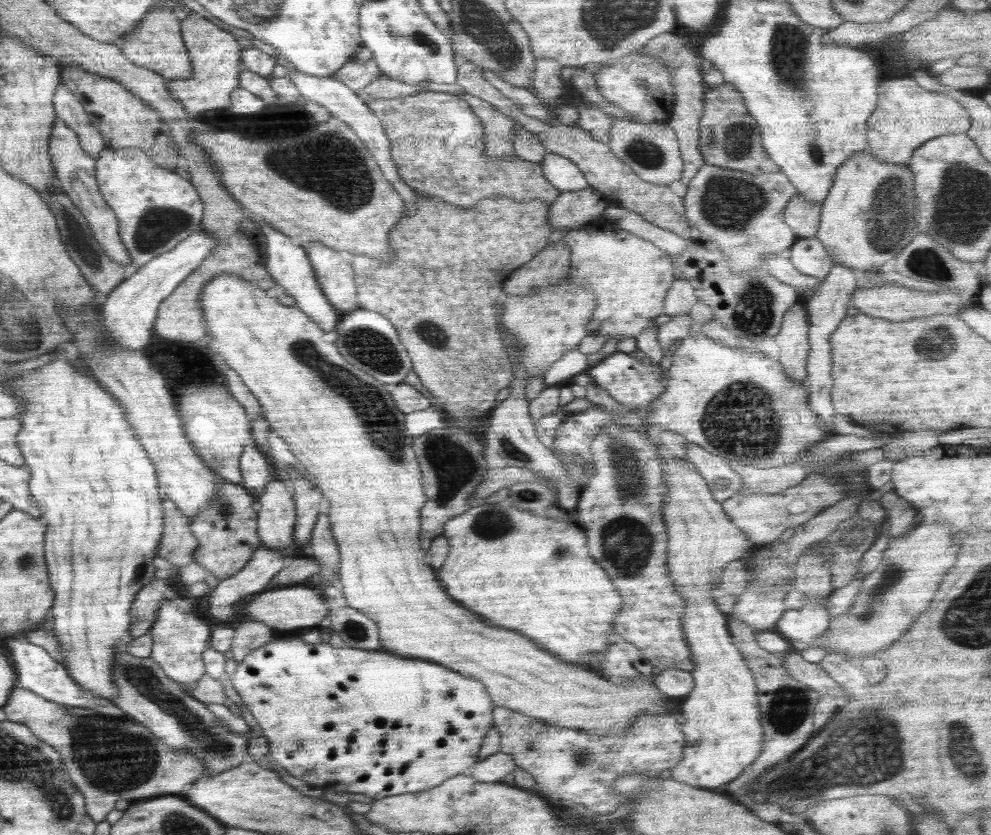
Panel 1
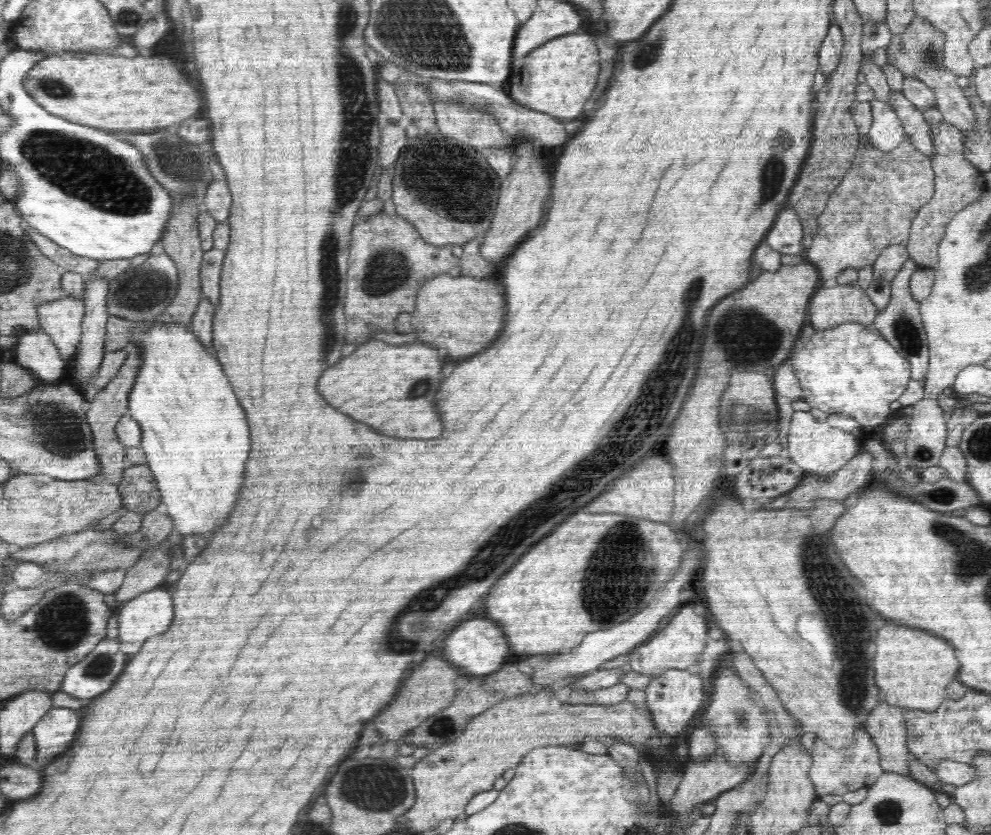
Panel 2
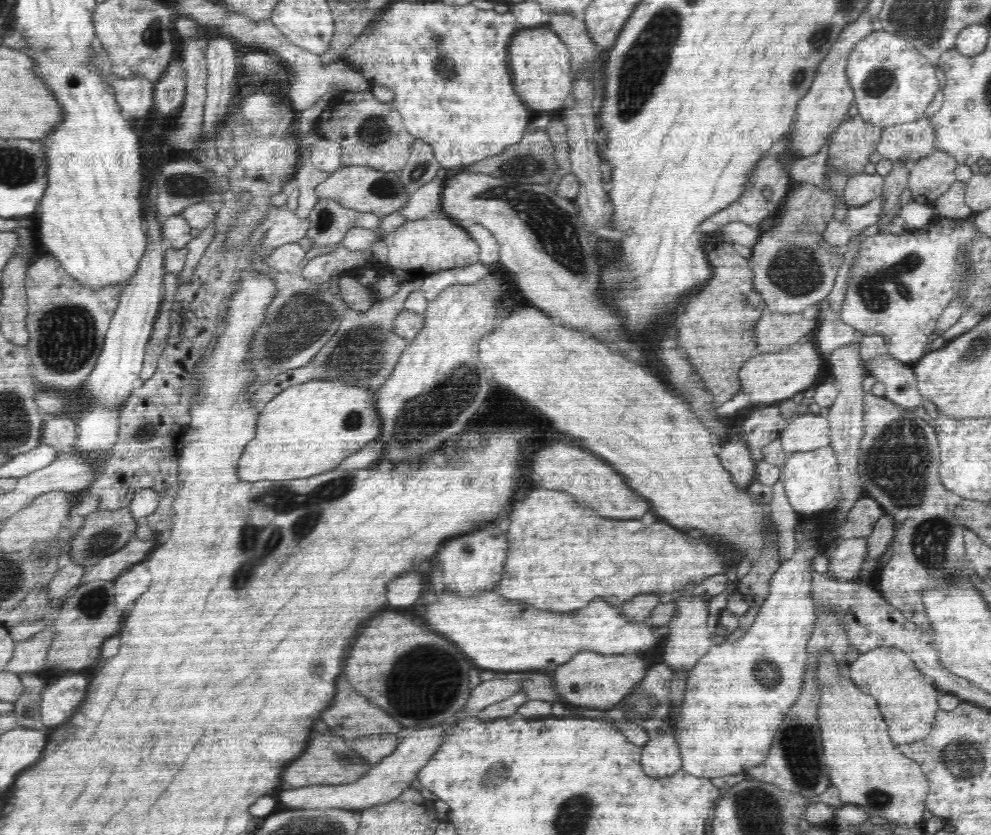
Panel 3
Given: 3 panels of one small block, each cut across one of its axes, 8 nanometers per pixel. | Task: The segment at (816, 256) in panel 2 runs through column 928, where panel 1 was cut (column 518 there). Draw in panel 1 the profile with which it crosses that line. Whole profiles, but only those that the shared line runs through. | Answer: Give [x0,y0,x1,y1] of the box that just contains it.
[367,91,561,208]

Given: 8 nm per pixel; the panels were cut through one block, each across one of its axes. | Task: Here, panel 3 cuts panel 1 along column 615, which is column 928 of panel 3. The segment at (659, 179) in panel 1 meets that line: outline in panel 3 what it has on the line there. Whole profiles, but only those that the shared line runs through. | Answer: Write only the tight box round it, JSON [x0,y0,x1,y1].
[877,117,936,170]

